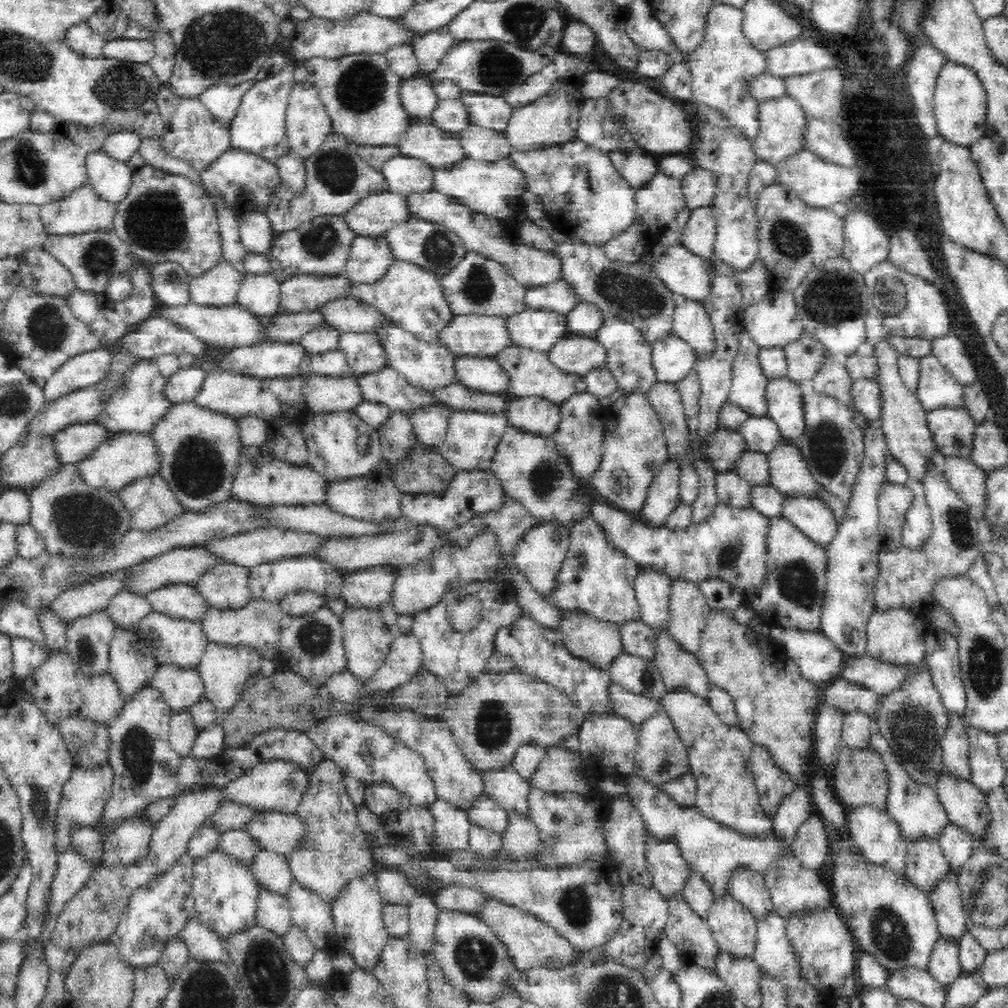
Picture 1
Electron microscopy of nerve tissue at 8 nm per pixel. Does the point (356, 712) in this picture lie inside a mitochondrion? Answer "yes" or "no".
no

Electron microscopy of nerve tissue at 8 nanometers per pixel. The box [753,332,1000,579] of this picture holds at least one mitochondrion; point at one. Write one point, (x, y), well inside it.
(828, 451)

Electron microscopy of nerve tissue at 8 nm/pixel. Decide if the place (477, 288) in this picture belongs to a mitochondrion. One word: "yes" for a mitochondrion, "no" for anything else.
yes

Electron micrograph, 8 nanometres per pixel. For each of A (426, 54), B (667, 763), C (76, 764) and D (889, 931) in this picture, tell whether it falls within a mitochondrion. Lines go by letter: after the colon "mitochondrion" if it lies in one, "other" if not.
A: other
B: mitochondrion
C: other
D: mitochondrion

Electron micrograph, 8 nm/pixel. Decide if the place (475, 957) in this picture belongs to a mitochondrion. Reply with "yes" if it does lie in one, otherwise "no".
yes

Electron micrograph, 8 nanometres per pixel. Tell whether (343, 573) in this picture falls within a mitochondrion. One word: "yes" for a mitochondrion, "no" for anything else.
no

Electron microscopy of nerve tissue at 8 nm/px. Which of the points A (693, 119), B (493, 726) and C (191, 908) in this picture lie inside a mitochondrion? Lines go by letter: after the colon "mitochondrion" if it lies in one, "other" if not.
A: other
B: mitochondrion
C: other

